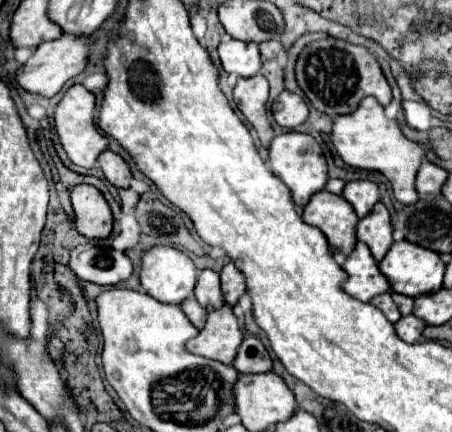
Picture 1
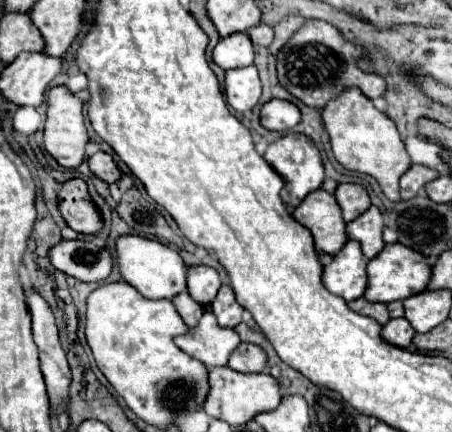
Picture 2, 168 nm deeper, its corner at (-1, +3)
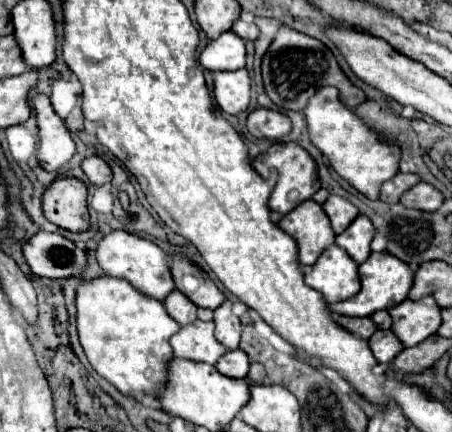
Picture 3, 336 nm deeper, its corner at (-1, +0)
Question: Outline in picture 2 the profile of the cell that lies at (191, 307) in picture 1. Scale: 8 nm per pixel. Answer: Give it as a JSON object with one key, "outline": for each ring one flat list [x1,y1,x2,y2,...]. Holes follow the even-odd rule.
{"outline":[[186,291,180,293,180,295,176,295,176,297,172,299,172,303,176,305,180,317,184,319,184,323,186,323,188,327,194,327,194,325,200,321,202,313,204,313,202,305,198,305]]}

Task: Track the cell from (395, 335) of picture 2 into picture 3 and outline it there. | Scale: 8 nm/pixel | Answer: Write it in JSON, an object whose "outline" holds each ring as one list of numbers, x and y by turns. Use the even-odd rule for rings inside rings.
{"outline":[[376,330,372,334,372,338,368,340,368,344,370,344,370,350,380,364,390,364,396,358,396,354,402,350,400,340,390,330,384,330,384,332]]}

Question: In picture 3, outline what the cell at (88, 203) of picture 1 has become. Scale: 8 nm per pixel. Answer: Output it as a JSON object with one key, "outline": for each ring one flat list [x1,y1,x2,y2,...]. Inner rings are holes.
{"outline":[[56,178,42,196,44,216,70,232,86,232,90,226,86,208,86,184,78,178]]}

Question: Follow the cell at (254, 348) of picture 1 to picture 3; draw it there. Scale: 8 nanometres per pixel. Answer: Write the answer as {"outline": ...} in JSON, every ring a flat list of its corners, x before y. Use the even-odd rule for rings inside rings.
{"outline":[[242,350,226,352,226,354,220,356,220,360,214,364,214,368,216,368,222,376,228,376,228,378,246,378,248,366,250,366,250,360,248,360,248,356,246,356]]}

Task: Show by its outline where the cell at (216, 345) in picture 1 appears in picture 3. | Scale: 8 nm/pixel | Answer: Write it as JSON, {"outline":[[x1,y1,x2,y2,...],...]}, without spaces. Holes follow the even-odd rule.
{"outline":[[194,320,192,324,182,326,170,338,170,346,174,356,206,364,216,364,216,360,226,352,226,348,214,338,214,322,202,320]]}

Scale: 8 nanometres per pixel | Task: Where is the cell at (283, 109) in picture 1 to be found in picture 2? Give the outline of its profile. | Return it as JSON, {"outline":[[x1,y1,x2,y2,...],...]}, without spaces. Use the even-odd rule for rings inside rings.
{"outline":[[284,99,268,101,260,111,260,121,270,131,288,131,294,125,298,125,300,119,302,119,300,109,292,101]]}

